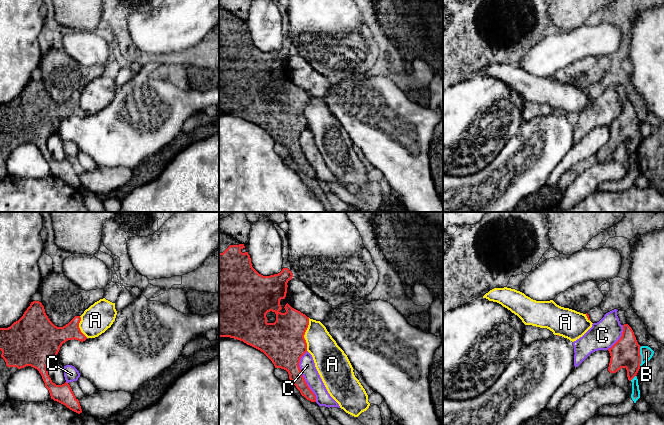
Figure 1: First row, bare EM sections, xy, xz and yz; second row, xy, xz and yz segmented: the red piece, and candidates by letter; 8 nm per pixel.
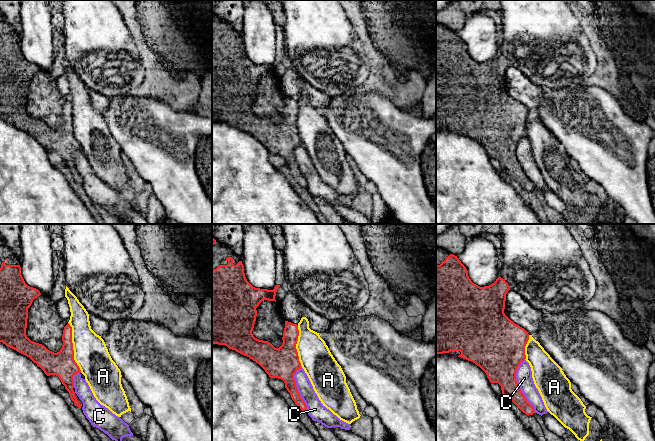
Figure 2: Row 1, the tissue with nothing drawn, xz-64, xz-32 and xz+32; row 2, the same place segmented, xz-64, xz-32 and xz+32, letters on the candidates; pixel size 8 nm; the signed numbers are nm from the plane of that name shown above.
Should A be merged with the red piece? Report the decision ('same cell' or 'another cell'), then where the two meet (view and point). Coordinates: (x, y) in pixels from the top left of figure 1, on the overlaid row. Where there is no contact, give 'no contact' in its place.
another cell; meets red in xz at (304, 334)

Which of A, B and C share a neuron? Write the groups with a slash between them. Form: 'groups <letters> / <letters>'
groups A / B / C

